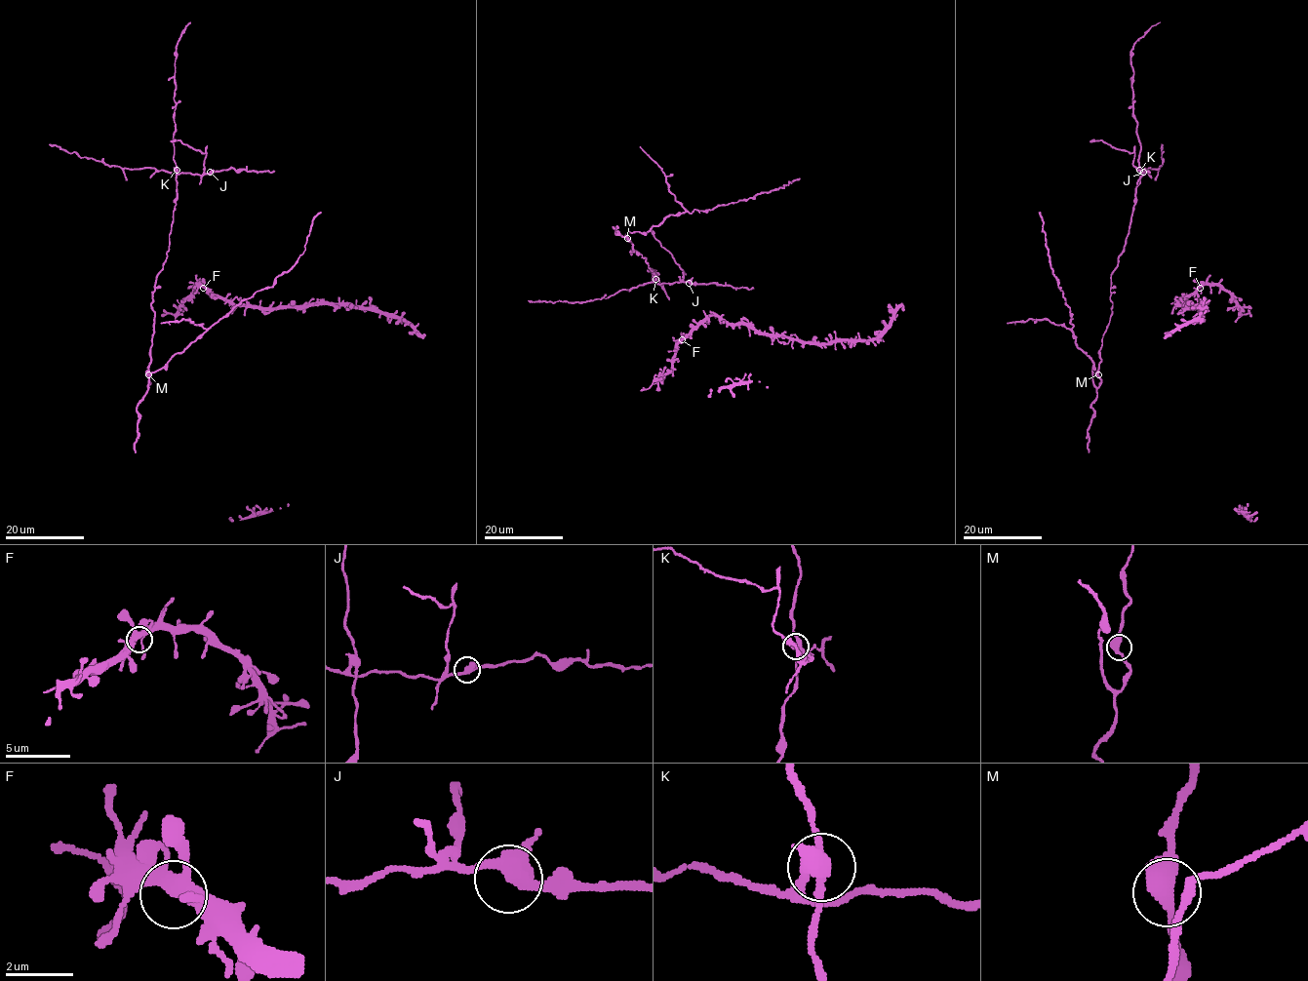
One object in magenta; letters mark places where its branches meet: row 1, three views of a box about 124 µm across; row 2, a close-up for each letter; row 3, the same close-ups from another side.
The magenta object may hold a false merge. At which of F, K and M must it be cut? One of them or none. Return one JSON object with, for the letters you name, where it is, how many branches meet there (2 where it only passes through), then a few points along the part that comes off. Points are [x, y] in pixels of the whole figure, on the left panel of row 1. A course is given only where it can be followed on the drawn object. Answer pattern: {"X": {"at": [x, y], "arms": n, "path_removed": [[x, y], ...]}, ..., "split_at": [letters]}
{"K": {"at": [177, 170], "arms": 3, "path_removed": [[177, 170], [108, 166], [49, 144]]}, "split_at": ["K"]}

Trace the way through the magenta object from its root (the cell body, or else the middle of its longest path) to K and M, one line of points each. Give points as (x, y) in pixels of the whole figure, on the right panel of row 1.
K: (1113, 270), (1129, 232), (1139, 170)
M: (1113, 270), (1110, 291), (1112, 315), (1102, 338), (1098, 374)

